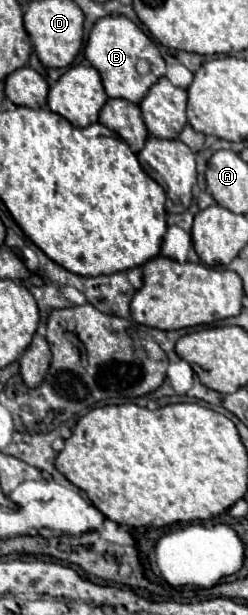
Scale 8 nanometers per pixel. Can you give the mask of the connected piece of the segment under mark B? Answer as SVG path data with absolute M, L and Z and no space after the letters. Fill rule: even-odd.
M111 16L111 18L101 18L87 40L85 46L85 56L97 68L97 72L103 78L103 86L109 98L123 98L129 102L139 104L149 88L165 76L165 60L155 42L149 40L149 36L133 24L129 18L123 16ZM137 60L147 60L151 64L151 70L147 74L137 72Z

